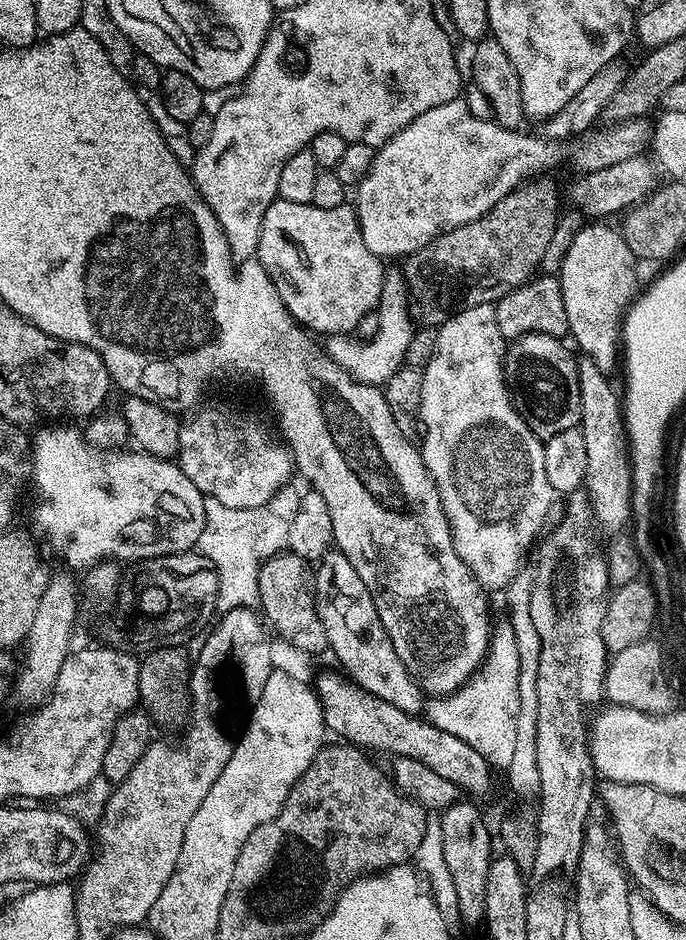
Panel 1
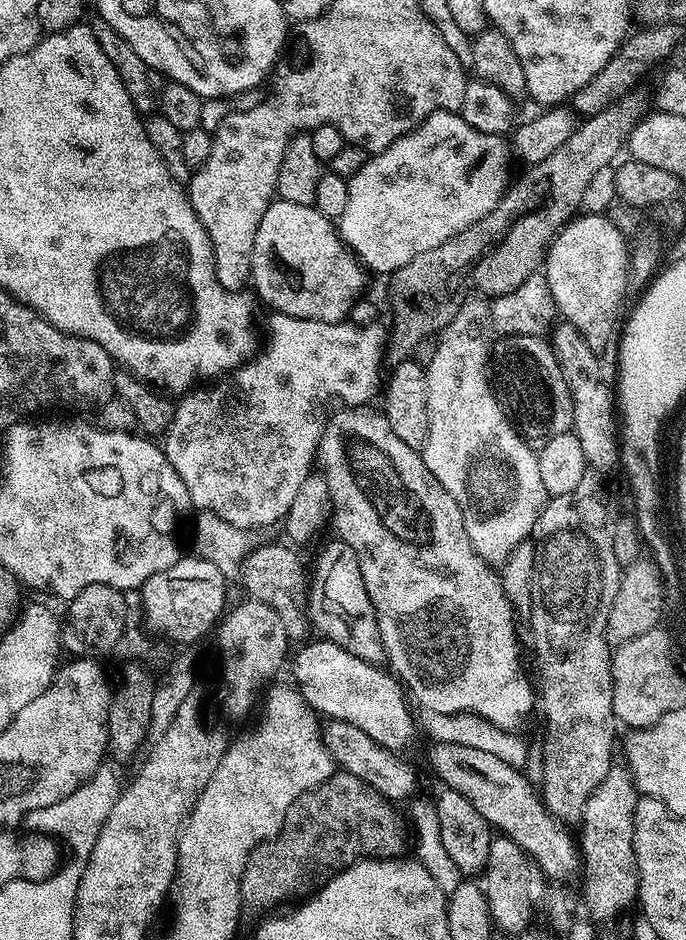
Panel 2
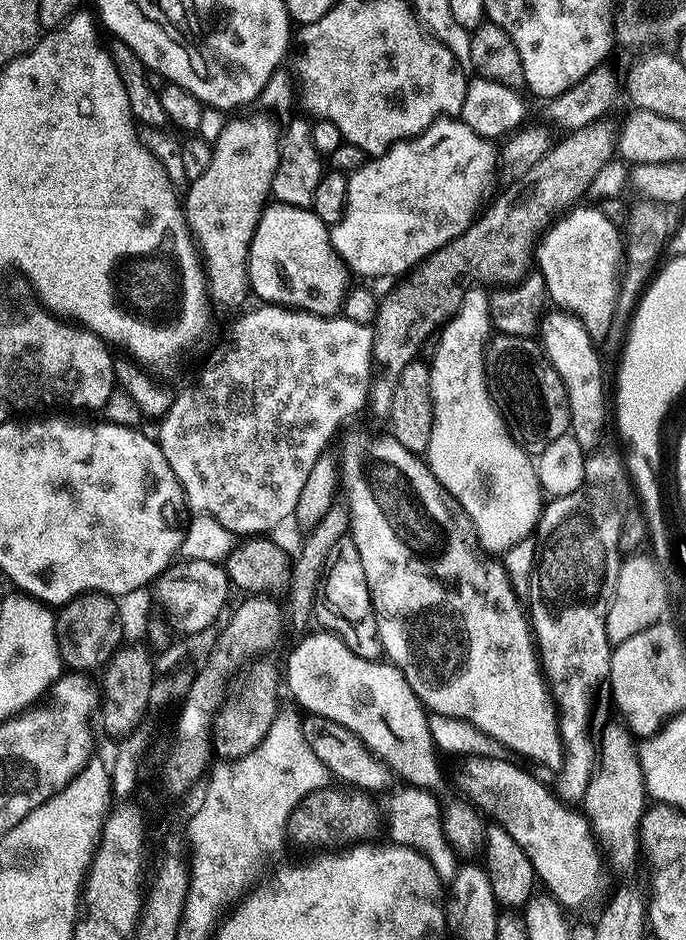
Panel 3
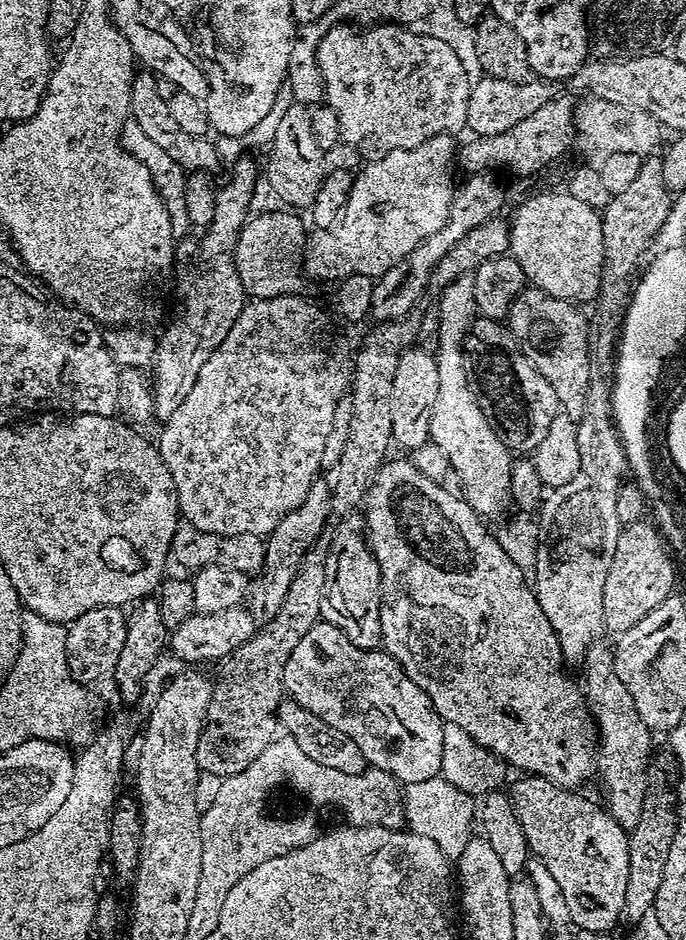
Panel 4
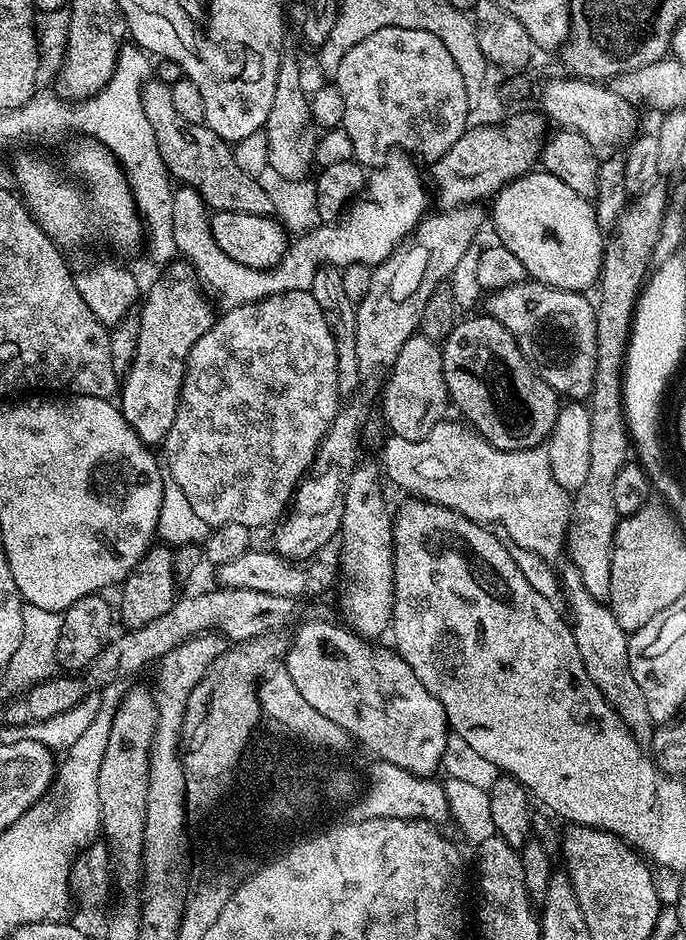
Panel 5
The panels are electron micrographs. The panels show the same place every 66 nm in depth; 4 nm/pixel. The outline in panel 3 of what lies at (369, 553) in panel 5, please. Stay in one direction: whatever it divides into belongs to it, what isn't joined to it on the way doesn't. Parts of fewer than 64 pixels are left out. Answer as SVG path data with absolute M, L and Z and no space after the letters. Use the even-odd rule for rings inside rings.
M350 538L334 542L324 567L324 579L320 582L314 620L321 629L340 636L342 642L364 659L379 660L382 656L380 635L376 625L374 606L366 582L366 570L362 570L362 558L358 546Z

